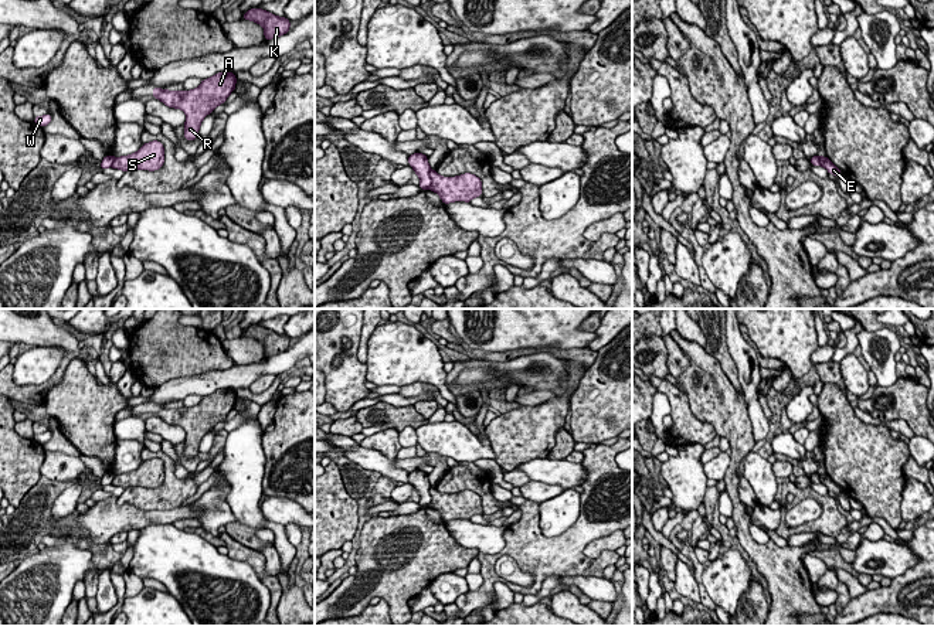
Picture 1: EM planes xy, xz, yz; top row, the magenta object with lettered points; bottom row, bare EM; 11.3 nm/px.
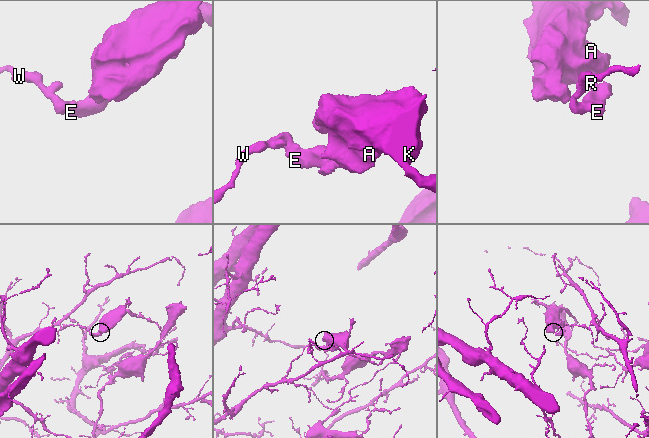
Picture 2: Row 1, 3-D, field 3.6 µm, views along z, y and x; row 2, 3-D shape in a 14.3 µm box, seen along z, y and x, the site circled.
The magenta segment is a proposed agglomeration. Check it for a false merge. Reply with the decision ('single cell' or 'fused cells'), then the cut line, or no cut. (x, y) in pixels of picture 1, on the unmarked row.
fused cells; cut in xz along (431, 487), (431, 500), (427, 504)

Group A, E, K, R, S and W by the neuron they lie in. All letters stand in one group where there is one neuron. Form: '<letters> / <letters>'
A E K R S / W

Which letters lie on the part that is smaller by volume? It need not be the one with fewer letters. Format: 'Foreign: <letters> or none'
Foreign: A, E, K, R, S

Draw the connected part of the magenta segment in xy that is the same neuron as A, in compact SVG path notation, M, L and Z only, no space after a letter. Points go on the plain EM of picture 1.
M227 388L203 397L191 408L167 408L153 404L152 414L166 423L181 426L186 431L184 456L194 457L198 453L203 436L227 418L230 411L234 409L235 401L235 391Z

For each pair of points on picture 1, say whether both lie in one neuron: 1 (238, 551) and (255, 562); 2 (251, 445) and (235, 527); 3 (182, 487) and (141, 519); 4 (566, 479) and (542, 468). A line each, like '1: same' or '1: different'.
1: same
2: different
3: different
4: same

